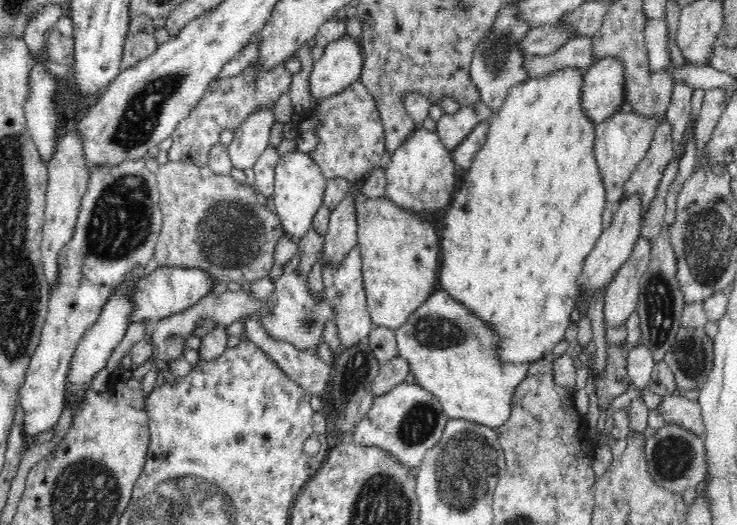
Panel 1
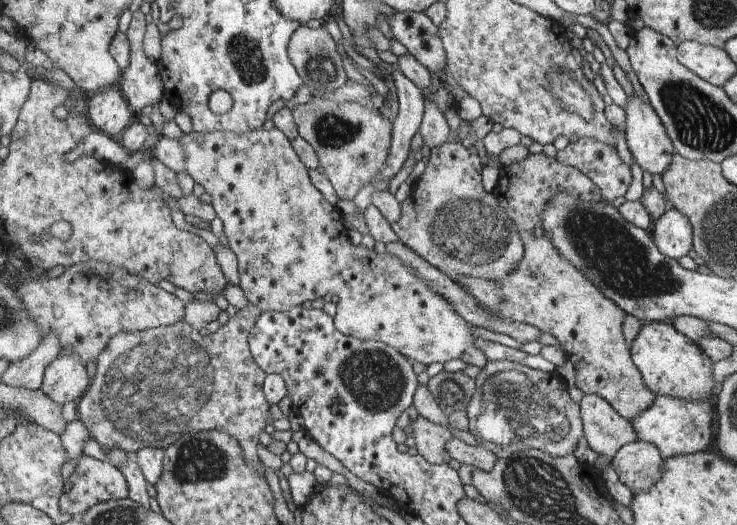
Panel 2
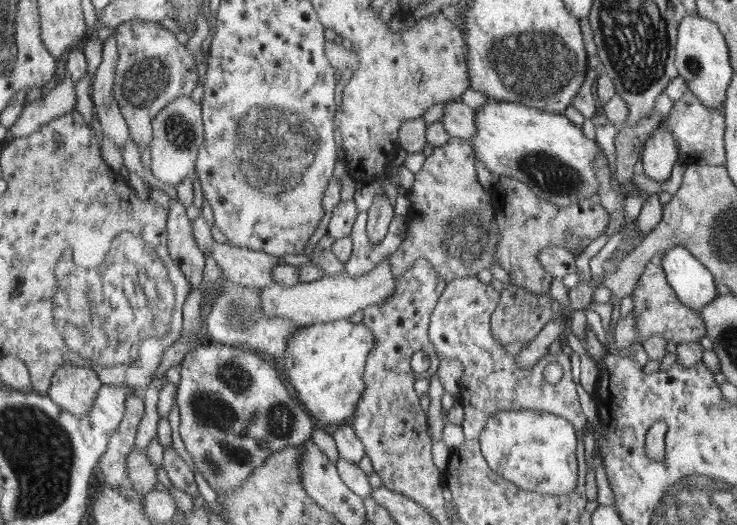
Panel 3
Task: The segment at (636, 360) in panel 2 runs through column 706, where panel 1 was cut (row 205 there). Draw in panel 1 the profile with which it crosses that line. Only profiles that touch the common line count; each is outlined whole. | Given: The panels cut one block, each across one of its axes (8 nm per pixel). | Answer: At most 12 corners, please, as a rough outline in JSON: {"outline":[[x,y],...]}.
{"outline":[[356,196],[374,326],[438,290],[440,238],[388,197]]}

